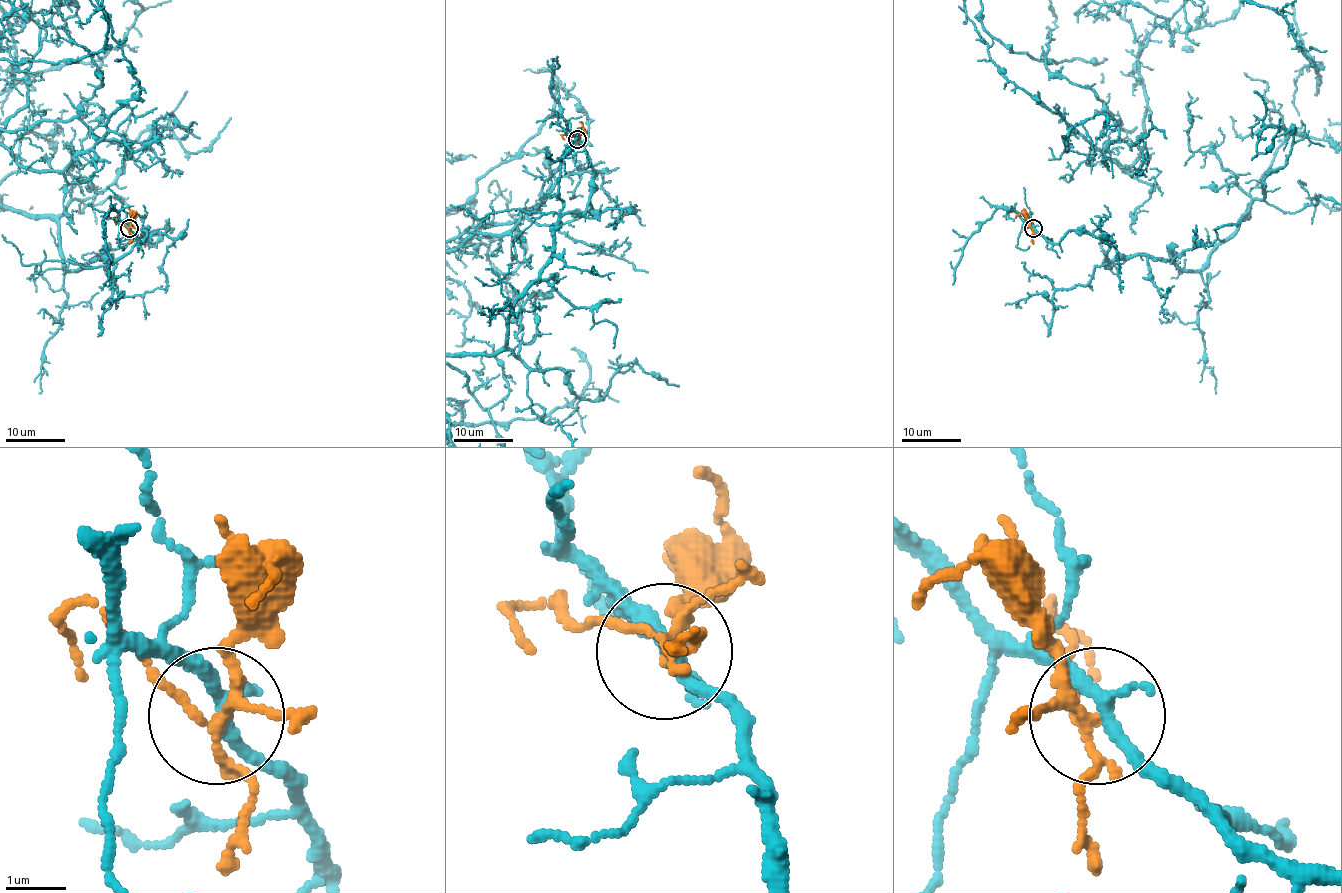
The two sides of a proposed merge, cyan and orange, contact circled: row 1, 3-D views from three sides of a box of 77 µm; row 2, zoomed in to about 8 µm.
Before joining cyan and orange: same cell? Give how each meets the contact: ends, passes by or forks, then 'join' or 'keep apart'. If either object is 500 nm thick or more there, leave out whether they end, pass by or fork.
cyan passes by; orange forks there; keep apart

